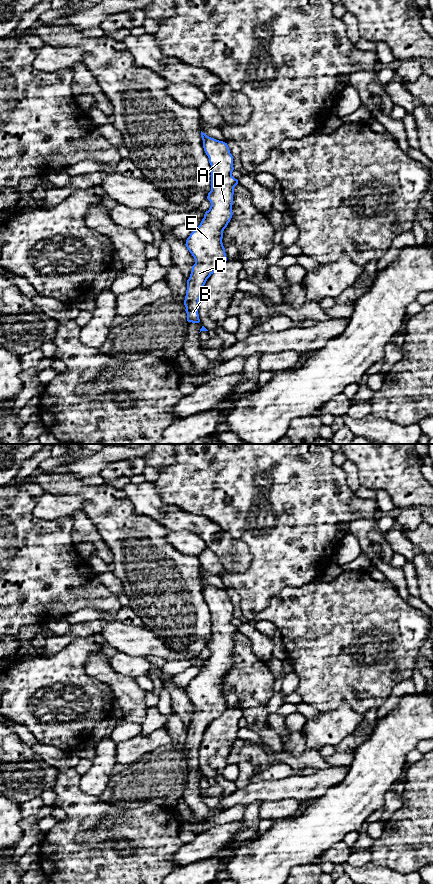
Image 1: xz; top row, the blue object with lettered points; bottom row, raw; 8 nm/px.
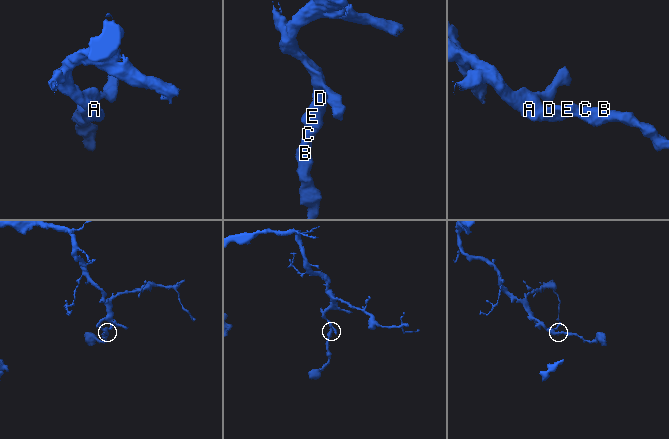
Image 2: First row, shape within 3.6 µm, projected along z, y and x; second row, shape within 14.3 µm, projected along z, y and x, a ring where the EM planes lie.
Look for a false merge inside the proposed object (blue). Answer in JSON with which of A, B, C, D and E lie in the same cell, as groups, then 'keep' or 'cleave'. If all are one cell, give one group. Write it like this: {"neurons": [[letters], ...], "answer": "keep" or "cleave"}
{"neurons": [["A", "B", "C", "D", "E"]], "answer": "keep"}

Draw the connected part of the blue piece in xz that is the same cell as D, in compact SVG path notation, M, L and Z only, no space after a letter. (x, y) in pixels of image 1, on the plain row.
M202 579L201 585L211 613L211 639L207 644L211 654L185 692L195 707L184 748L187 769L192 771L200 770L198 757L203 734L227 709L222 686L233 663L234 635L238 632L238 628L232 624L233 604L227 591L211 586Z

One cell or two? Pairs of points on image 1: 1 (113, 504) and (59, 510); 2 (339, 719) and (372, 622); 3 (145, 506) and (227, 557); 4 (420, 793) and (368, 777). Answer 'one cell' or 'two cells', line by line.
1: two cells
2: two cells
3: one cell
4: two cells

